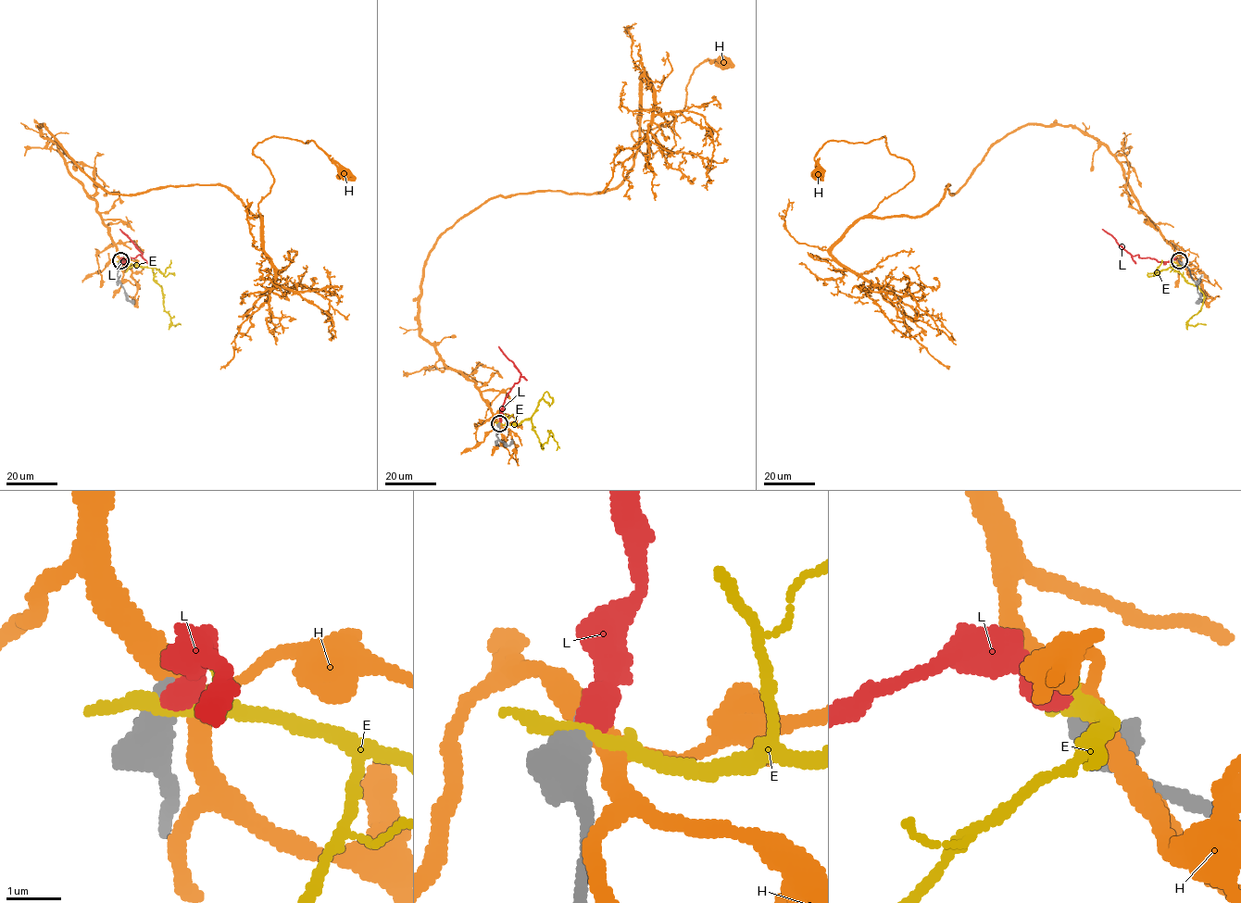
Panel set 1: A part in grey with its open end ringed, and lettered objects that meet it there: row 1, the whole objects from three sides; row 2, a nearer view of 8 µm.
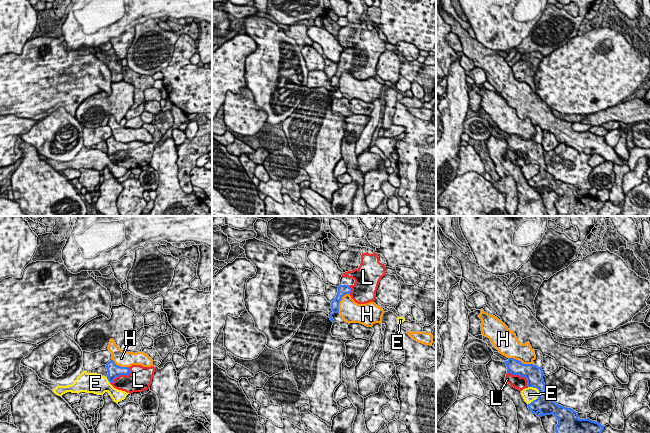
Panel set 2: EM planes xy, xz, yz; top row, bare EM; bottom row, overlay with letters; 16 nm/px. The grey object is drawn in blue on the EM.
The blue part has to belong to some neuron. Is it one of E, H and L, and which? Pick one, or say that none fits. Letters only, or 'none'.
L

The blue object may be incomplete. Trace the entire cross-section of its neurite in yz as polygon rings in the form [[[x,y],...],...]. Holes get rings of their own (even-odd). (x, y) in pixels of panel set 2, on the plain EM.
[[[514,134],[504,139],[507,142],[506,159],[520,167],[528,163],[539,166],[538,174],[528,180],[528,184],[534,190],[540,187],[539,193],[553,190],[558,195],[555,202],[558,216],[596,216],[602,209],[605,202],[589,194],[579,195],[578,188],[558,181],[548,173],[541,143],[523,140]]]

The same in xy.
[[[113,136],[106,140],[107,155],[110,160],[127,169],[142,168],[150,164],[155,148],[155,143],[143,143],[141,141],[132,141],[130,143],[121,143],[115,140]]]

